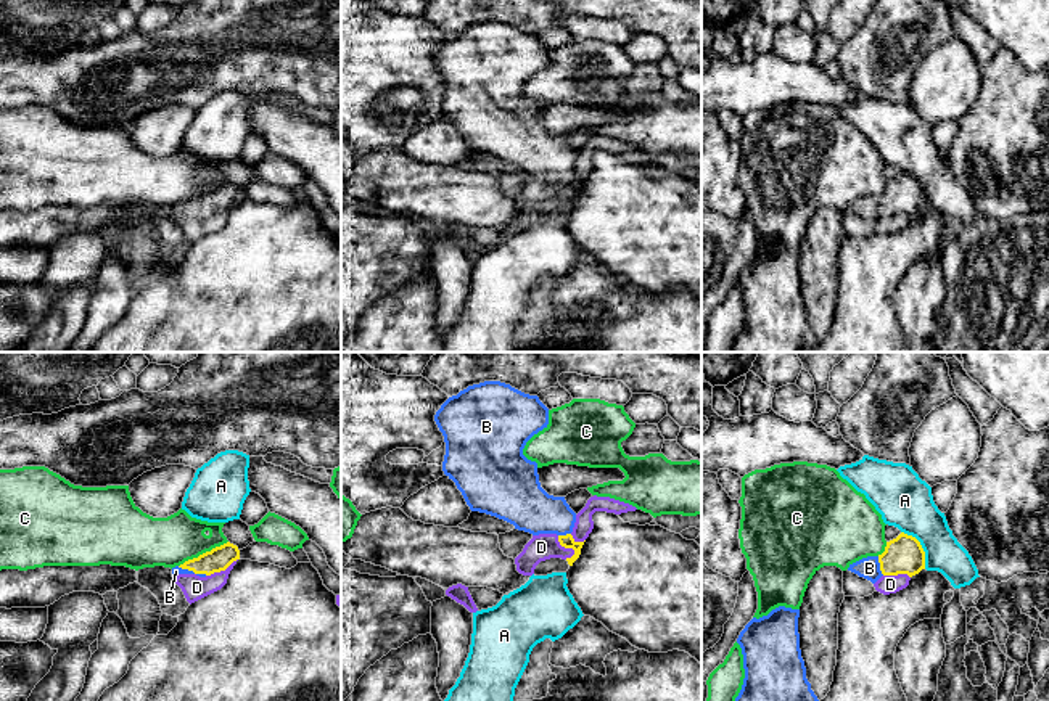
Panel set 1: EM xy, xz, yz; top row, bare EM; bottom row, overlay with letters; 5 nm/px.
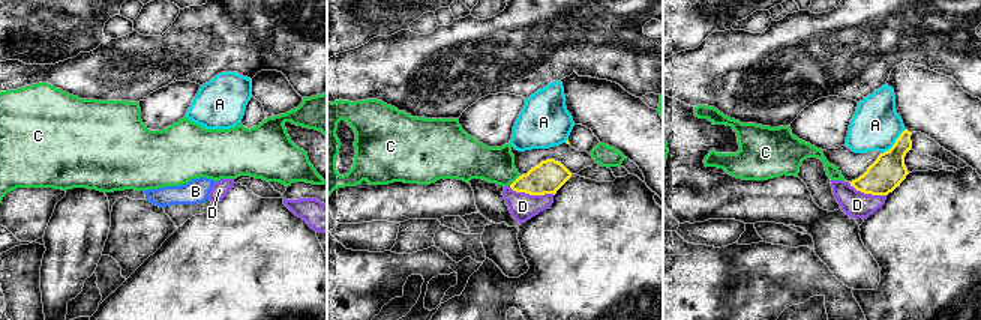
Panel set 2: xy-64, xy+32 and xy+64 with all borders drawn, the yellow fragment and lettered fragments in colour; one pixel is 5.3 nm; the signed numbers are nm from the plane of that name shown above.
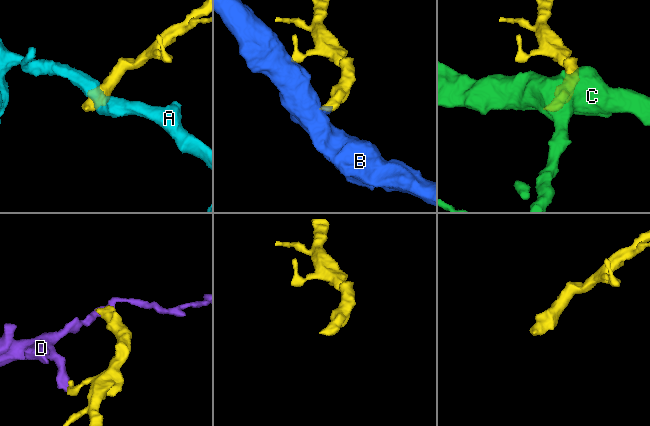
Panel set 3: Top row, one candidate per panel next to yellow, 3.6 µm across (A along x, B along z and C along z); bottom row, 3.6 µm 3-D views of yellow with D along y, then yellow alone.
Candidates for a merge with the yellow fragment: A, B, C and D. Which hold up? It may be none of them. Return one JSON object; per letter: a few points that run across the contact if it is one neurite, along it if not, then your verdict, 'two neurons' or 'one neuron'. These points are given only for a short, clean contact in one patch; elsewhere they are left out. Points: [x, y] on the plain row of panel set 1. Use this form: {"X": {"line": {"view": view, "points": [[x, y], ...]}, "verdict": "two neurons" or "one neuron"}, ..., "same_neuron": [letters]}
{"A": {"line": {"view": "yz", "points": [[901, 171], [919, 182], [925, 208]]}, "verdict": "two neurons"}, "B": {"line": {"view": "yz", "points": [[903, 195], [880, 206], [869, 208]]}, "verdict": "one neuron"}, "C": {"line": {"view": "xy", "points": [[227, 180], [185, 200], [179, 206]]}, "verdict": "two neurons"}, "D": {"line": {"view": "xz", "points": [[557, 176], [562, 185], [573, 190], [570, 198]]}, "verdict": "two neurons"}, "same_neuron": ["B"]}

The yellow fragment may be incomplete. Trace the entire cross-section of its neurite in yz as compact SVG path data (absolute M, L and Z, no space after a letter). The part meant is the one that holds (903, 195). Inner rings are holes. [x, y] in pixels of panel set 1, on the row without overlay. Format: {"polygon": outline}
{"polygon": "M904 172L887 182L882 195L862 198L848 207L872 223L882 215L907 214L912 217L922 209L925 209L925 191L915 177Z"}

